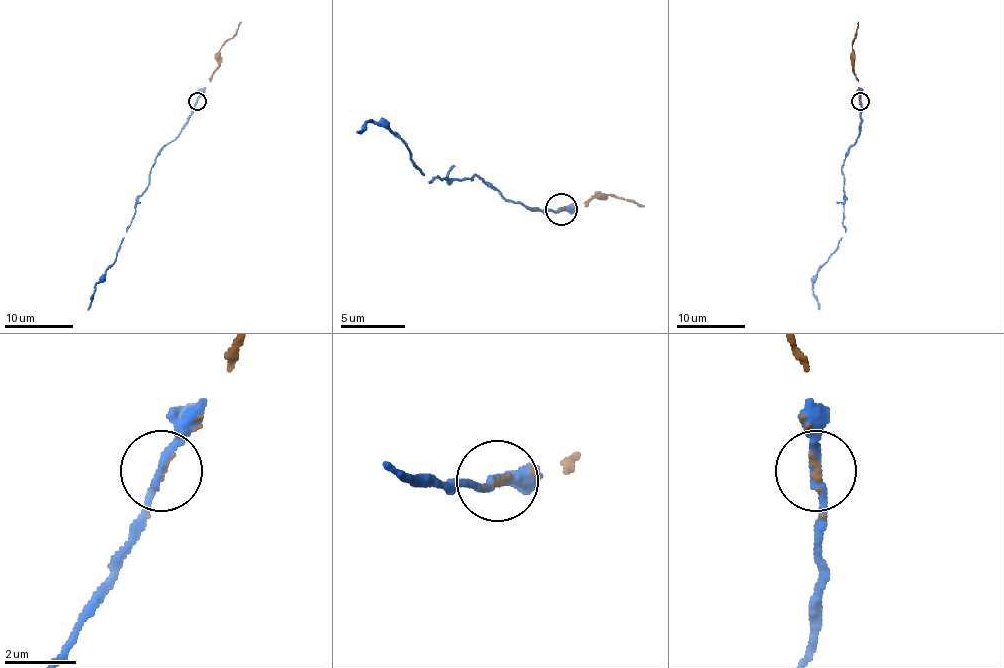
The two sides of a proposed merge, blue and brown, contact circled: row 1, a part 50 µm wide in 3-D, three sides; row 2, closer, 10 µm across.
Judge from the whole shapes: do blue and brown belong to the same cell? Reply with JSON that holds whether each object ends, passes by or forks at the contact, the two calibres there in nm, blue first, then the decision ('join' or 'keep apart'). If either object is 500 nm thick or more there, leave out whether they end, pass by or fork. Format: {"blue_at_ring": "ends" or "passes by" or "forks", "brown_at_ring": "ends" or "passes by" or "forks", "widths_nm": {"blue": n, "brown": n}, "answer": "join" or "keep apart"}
{"blue_at_ring": "passes by", "brown_at_ring": "passes by", "widths_nm": {"blue": 240, "brown": 70}, "answer": "join"}

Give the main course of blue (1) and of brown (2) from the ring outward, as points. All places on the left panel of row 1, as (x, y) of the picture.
1: (196, 100), (193, 114), (183, 129), (155, 159), (148, 186), (136, 202), (115, 262), (95, 286), (88, 310)
2: (196, 100), (219, 64), (220, 47), (232, 37), (241, 21)

